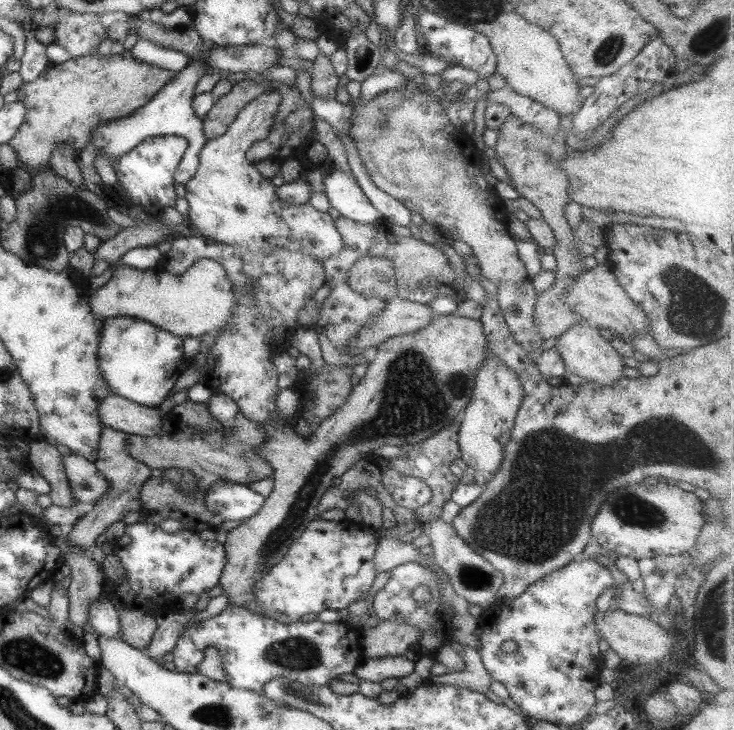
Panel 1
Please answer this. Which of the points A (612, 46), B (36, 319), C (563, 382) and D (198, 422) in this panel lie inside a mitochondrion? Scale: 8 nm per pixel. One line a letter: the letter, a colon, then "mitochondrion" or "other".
A: mitochondrion
B: other
C: other
D: mitochondrion

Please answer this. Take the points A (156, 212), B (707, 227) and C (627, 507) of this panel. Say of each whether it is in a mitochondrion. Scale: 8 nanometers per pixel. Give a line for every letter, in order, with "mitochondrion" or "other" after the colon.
A: other
B: other
C: mitochondrion

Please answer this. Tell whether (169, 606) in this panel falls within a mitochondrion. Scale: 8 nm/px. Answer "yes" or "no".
no

